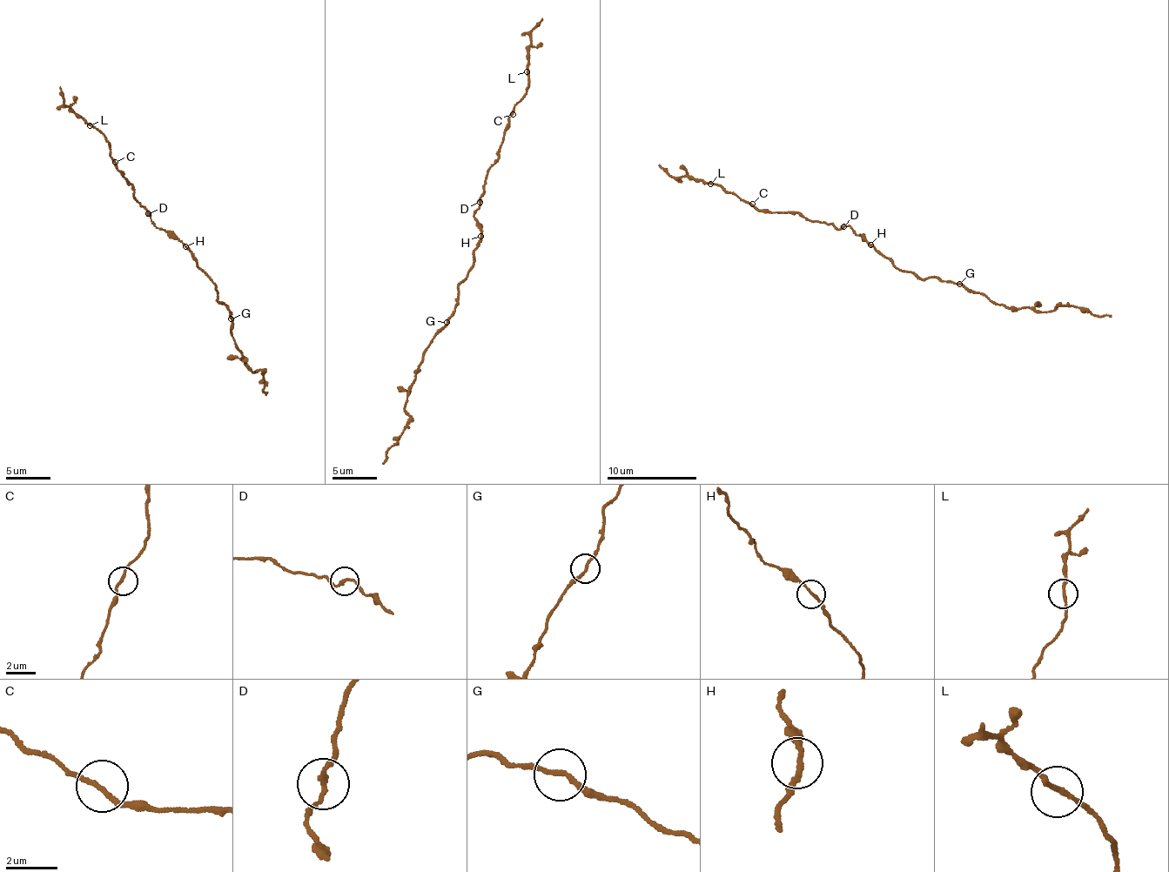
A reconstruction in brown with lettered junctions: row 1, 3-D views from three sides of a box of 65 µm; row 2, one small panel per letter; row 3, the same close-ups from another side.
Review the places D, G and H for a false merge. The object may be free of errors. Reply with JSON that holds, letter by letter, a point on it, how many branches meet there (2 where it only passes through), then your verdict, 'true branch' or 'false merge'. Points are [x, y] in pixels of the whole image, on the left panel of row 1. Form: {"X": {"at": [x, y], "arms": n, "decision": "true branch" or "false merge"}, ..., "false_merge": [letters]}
{"D": {"at": [148, 213], "arms": 2, "decision": "true branch"}, "G": {"at": [231, 318], "arms": 2, "decision": "true branch"}, "H": {"at": [185, 246], "arms": 2, "decision": "true branch"}, "false_merge": []}

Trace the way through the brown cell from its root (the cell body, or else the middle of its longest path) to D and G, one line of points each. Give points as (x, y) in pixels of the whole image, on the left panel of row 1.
D: (187, 246), (154, 225), (147, 214)
G: (187, 246), (201, 271), (216, 284), (216, 290), (219, 291), (217, 300), (226, 304), (231, 318)

